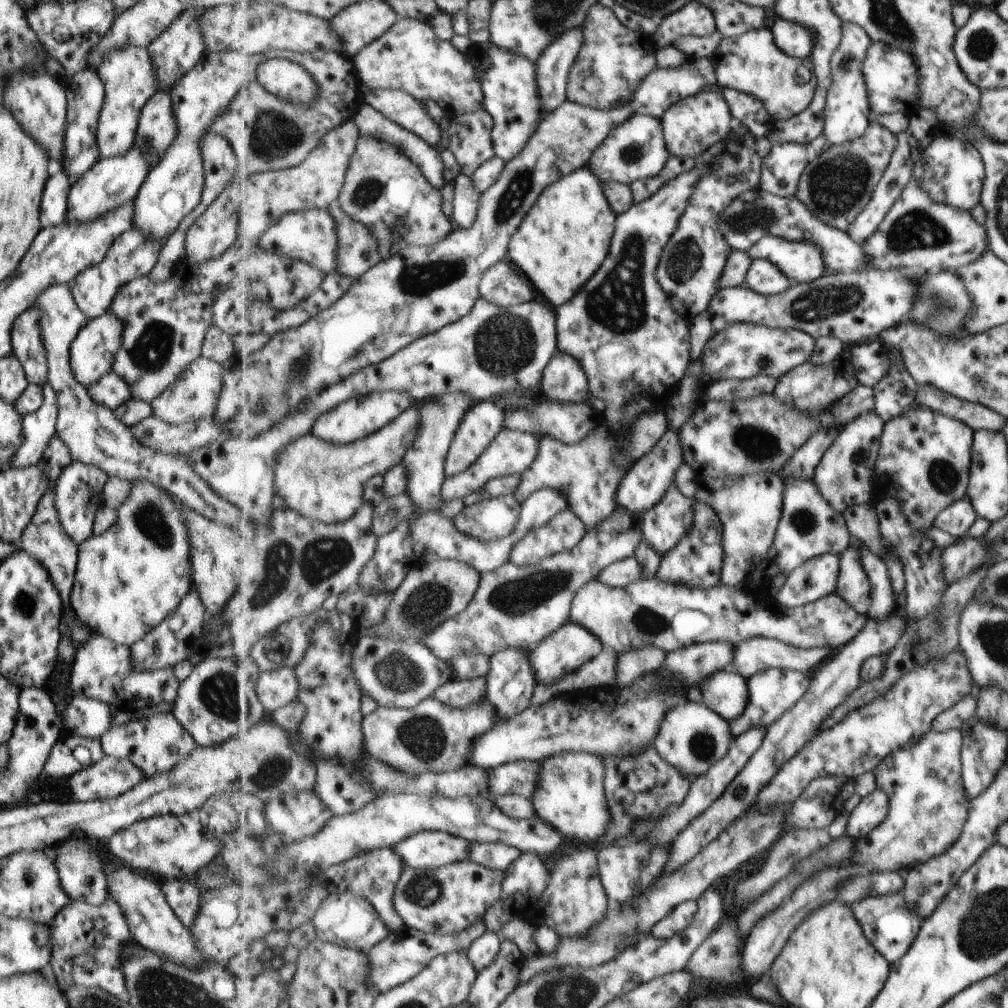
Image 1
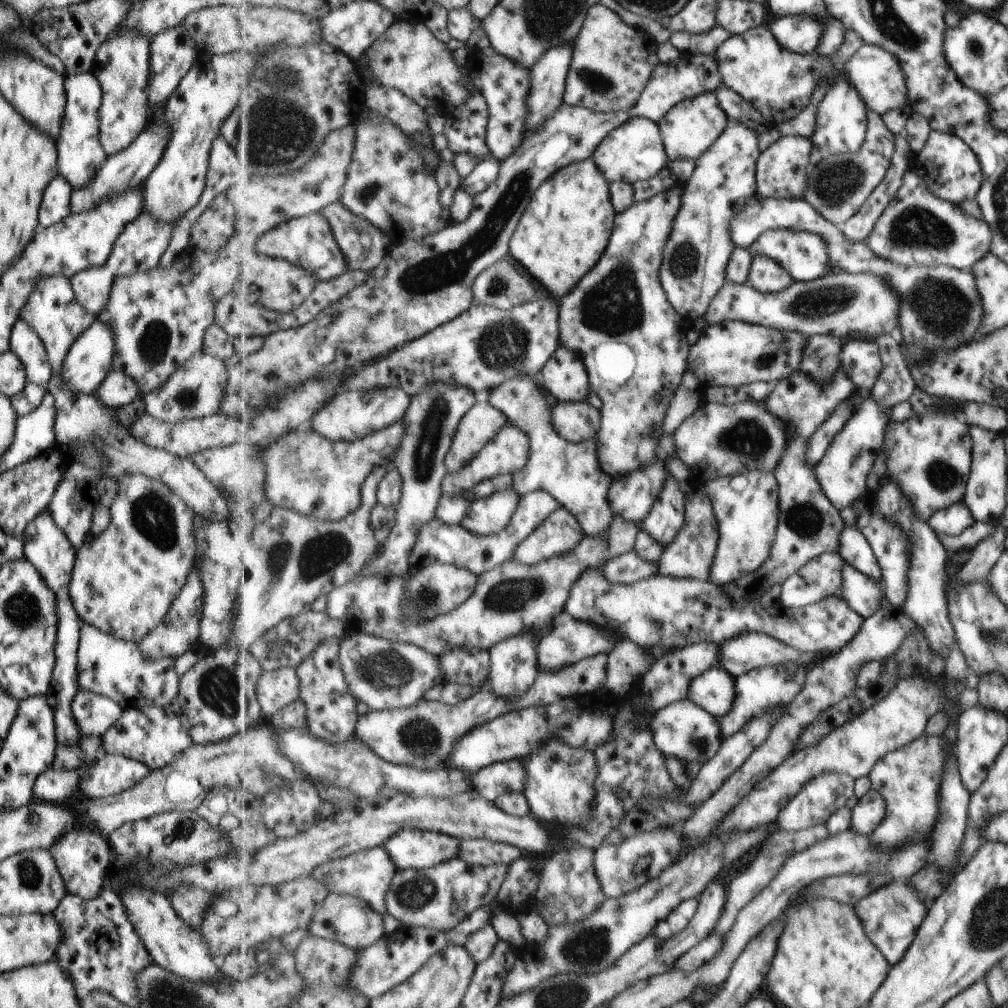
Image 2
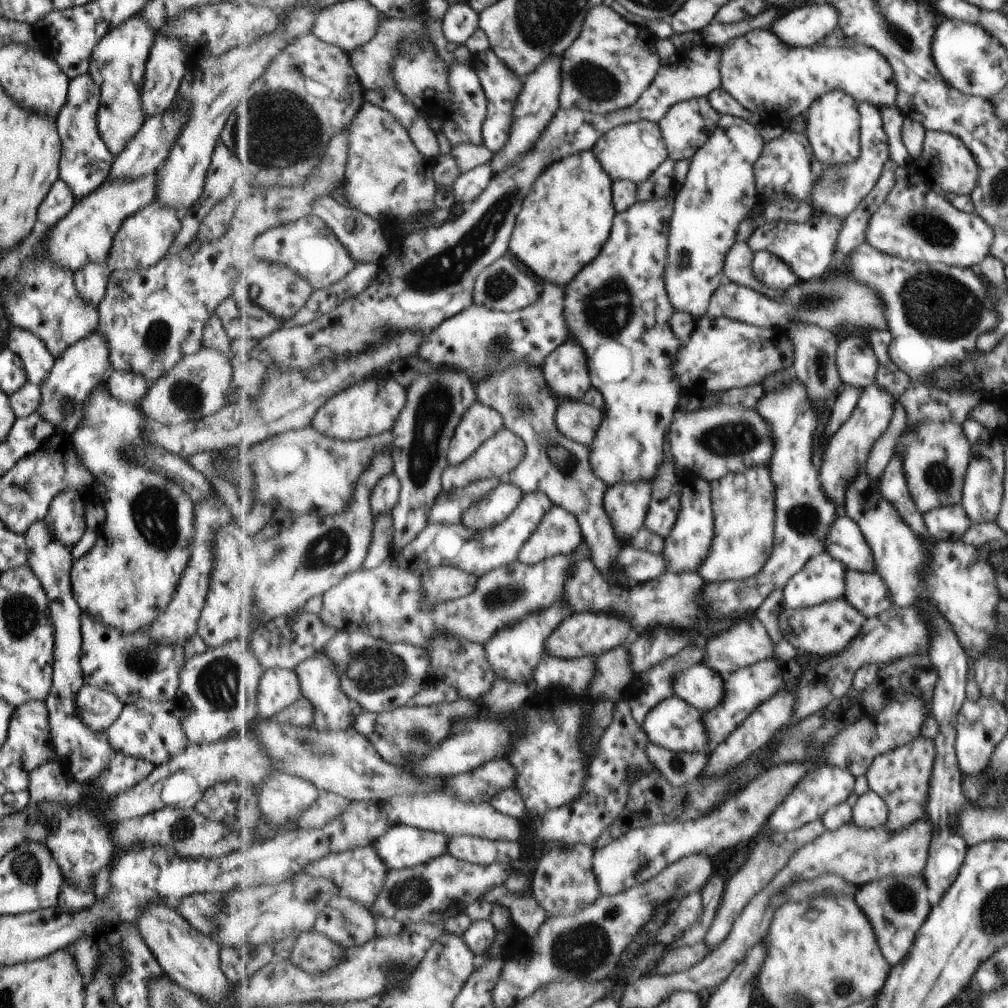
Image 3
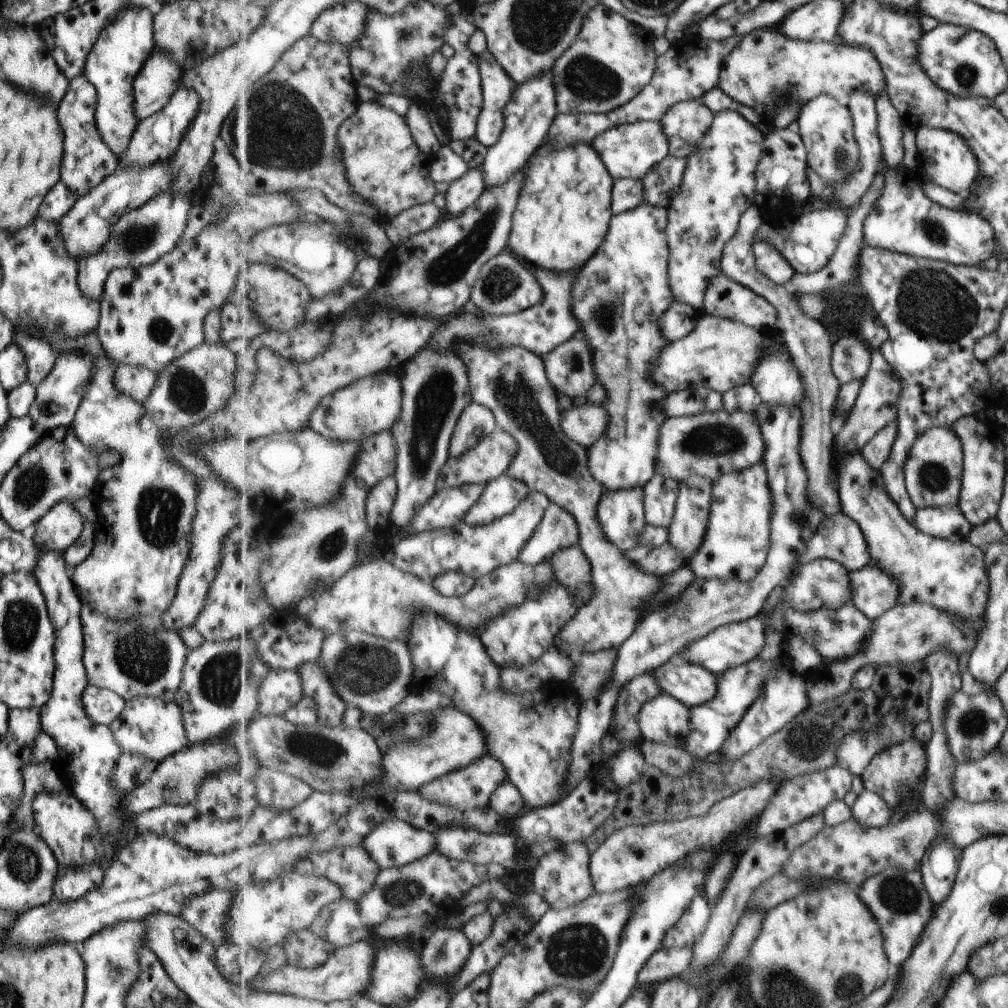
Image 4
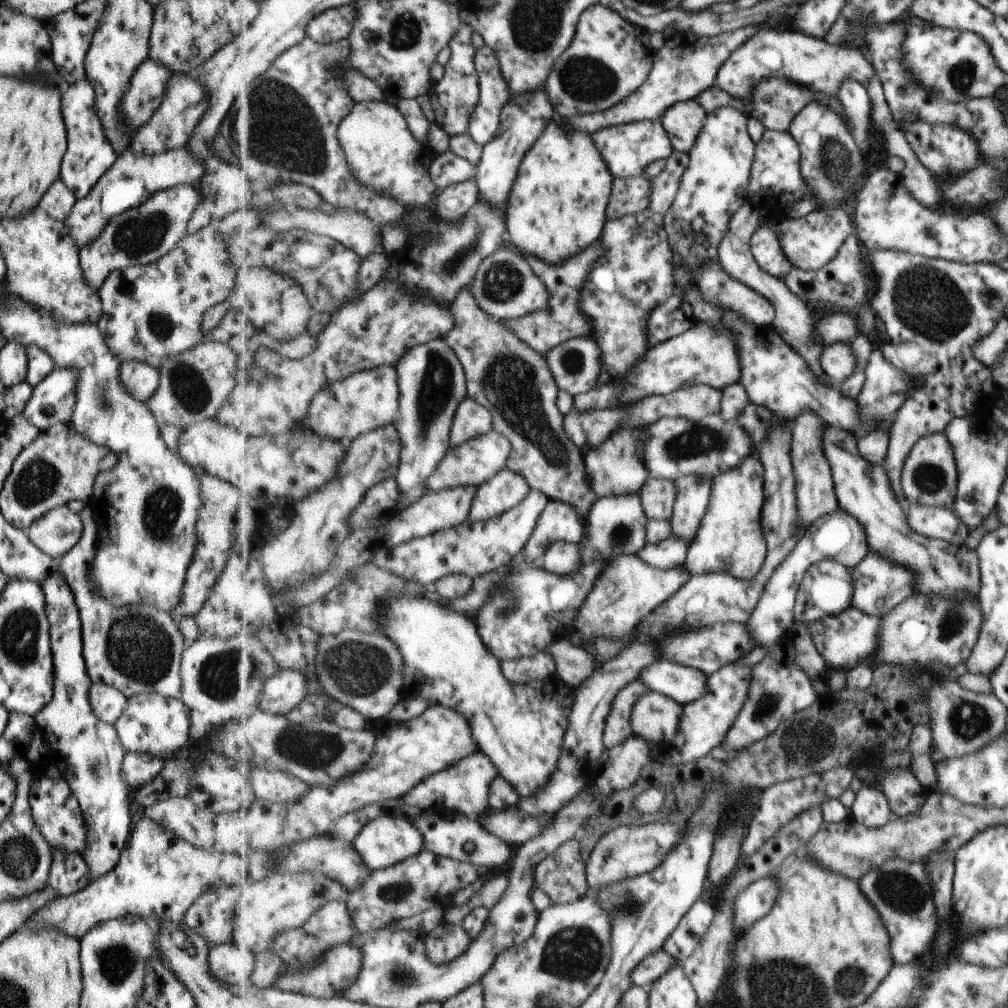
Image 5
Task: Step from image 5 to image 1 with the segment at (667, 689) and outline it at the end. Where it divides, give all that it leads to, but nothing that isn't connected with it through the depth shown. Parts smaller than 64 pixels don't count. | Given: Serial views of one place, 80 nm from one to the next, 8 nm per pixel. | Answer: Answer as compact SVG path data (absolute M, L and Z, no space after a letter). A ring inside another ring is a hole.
M731 668L710 675L699 690L702 702L728 721L738 719L750 703L748 679Z

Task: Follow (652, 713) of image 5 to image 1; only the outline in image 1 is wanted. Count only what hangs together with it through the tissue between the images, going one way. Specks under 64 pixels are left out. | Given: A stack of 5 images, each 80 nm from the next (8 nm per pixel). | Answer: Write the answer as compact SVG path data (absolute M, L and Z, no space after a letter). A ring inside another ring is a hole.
M687 702L670 711L662 723L655 747L685 777L700 777L730 754L734 740L732 724L705 703Z

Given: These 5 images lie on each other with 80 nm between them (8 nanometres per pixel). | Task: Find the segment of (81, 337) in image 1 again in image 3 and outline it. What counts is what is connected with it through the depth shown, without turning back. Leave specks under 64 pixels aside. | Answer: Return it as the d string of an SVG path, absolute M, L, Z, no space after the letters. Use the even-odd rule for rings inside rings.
M97 330L90 332L81 340L75 341L70 347L67 347L59 356L54 358L53 366L49 371L48 377L40 388L40 404L36 410L43 420L56 424L62 419L62 402L67 401L70 407L86 400L94 386L103 383L103 373L109 366L108 350L106 340Z

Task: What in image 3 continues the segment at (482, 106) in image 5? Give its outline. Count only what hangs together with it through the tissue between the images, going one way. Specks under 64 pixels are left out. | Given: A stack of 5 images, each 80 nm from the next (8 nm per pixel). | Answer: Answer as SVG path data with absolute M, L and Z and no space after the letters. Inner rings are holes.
M491 49L474 58L473 62L477 67L488 100L487 118L482 132L484 142L494 154L500 153L510 142L510 134L514 128L514 112L519 95L522 94L525 86L525 78L521 78L513 69L509 68Z

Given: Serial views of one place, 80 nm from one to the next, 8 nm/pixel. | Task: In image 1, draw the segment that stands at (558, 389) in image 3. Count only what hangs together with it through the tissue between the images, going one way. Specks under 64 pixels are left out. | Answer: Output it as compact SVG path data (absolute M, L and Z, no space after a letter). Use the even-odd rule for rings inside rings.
M557 352L542 378L545 399L562 403L581 403L590 398L590 380L582 364L570 354Z

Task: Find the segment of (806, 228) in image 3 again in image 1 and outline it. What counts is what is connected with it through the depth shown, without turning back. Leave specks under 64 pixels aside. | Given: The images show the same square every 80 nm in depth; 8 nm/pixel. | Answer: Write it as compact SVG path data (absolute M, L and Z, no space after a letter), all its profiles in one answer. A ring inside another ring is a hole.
M766 236L748 250L752 260L771 261L793 283L810 283L827 274L821 249L813 243Z

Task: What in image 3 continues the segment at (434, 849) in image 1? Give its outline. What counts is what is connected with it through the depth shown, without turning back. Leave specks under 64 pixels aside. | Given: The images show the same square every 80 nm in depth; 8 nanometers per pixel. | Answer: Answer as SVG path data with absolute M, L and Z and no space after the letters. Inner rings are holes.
M393 825L375 842L390 869L419 867L450 852L446 834L406 825Z

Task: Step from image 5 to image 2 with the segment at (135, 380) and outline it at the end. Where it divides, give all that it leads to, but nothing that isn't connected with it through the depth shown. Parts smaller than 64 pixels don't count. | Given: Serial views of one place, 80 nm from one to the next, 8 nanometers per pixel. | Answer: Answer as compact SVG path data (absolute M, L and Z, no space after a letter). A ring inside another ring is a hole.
M113 369L105 375L105 378L101 380L95 390L95 398L97 398L102 405L110 408L110 410L116 410L119 407L128 405L135 397L139 397L139 394L138 386L134 381L122 372L117 372Z

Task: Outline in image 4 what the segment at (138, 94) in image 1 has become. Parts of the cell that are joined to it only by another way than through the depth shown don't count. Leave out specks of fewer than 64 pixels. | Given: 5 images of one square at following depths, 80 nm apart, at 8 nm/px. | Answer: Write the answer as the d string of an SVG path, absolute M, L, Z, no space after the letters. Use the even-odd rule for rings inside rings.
M128 5L103 27L84 62L83 74L96 90L95 126L102 141L121 160L130 136L140 121L134 115L133 79L154 50L152 39L153 10Z

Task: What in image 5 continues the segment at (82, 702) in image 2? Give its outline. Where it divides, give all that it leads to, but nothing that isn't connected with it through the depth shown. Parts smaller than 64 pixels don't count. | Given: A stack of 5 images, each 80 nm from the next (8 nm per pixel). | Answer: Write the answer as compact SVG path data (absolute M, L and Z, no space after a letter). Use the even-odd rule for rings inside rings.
M91 684L87 698L89 698L91 712L106 724L113 725L126 706L125 696L117 688L107 684Z

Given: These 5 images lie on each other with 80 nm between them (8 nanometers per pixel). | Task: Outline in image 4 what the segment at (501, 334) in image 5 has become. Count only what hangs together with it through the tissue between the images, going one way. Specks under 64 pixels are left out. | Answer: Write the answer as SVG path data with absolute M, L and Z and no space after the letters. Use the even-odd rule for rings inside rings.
M461 340L459 344L455 344L455 348L457 348L456 354L459 354L459 358L467 365L473 401L488 406L495 413L498 426L510 432L515 440L518 440L518 454L506 473L518 481L523 481L530 488L531 493L545 493L550 497L551 503L558 504L574 513L580 526L580 545L584 555L591 560L596 591L592 601L578 608L578 614L559 631L557 638L553 640L554 647L567 653L575 663L586 652L596 653L621 647L637 630L641 616L643 616L641 606L646 605L643 602L653 598L653 594L663 592L663 584L666 581L663 580L663 576L644 573L607 538L598 517L598 506L606 490L591 474L588 449L568 437L562 429L560 420L563 408L561 408L560 400L557 400L555 386L551 384L551 380L547 376L544 358L523 346L503 346L499 350L493 350L493 348L487 348L485 344L481 344L479 340Z

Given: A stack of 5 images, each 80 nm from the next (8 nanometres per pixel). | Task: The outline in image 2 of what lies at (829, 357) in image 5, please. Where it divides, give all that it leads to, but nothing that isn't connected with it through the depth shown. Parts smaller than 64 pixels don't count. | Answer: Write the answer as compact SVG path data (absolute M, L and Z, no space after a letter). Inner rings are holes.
M867 339L845 341L840 356L842 367L858 389L871 391L884 367L878 342Z

